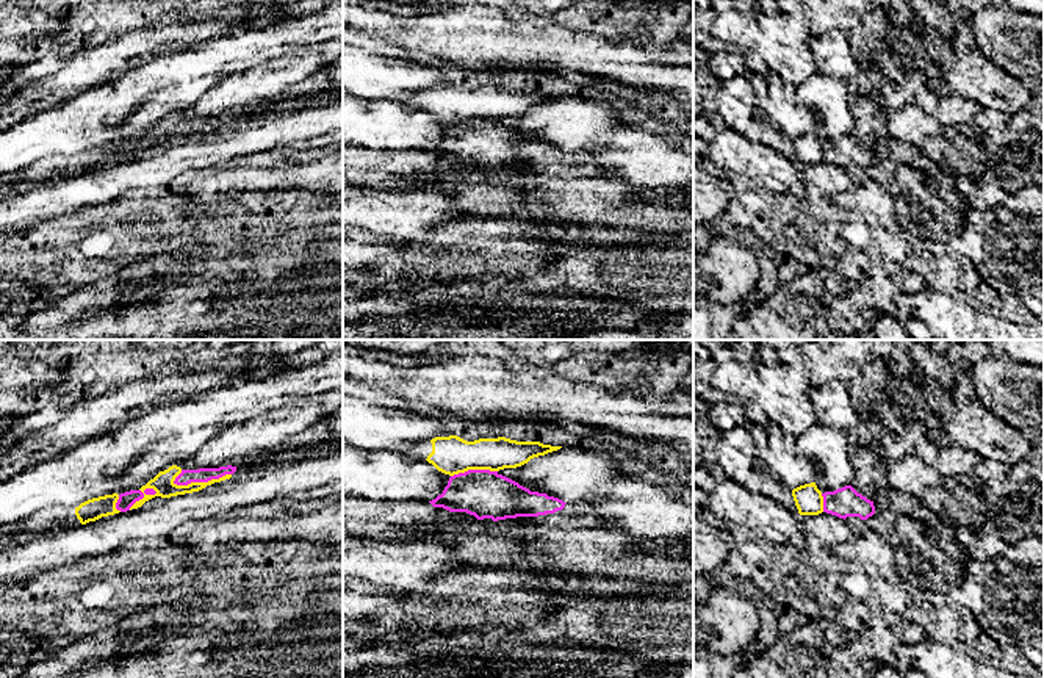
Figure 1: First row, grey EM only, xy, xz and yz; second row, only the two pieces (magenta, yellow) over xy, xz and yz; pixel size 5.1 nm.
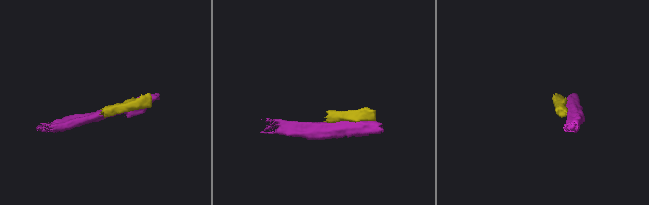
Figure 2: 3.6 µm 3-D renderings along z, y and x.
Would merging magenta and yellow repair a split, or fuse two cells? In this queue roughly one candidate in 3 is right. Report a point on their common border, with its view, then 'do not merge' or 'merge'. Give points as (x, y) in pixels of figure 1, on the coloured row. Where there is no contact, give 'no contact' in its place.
meets magenta in xy at (201, 481); do not merge

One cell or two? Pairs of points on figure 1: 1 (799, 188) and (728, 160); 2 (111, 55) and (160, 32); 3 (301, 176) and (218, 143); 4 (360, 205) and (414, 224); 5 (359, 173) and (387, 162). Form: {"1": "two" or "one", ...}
{"1": "one", "2": "one", "3": "two", "4": "one", "5": "one"}

